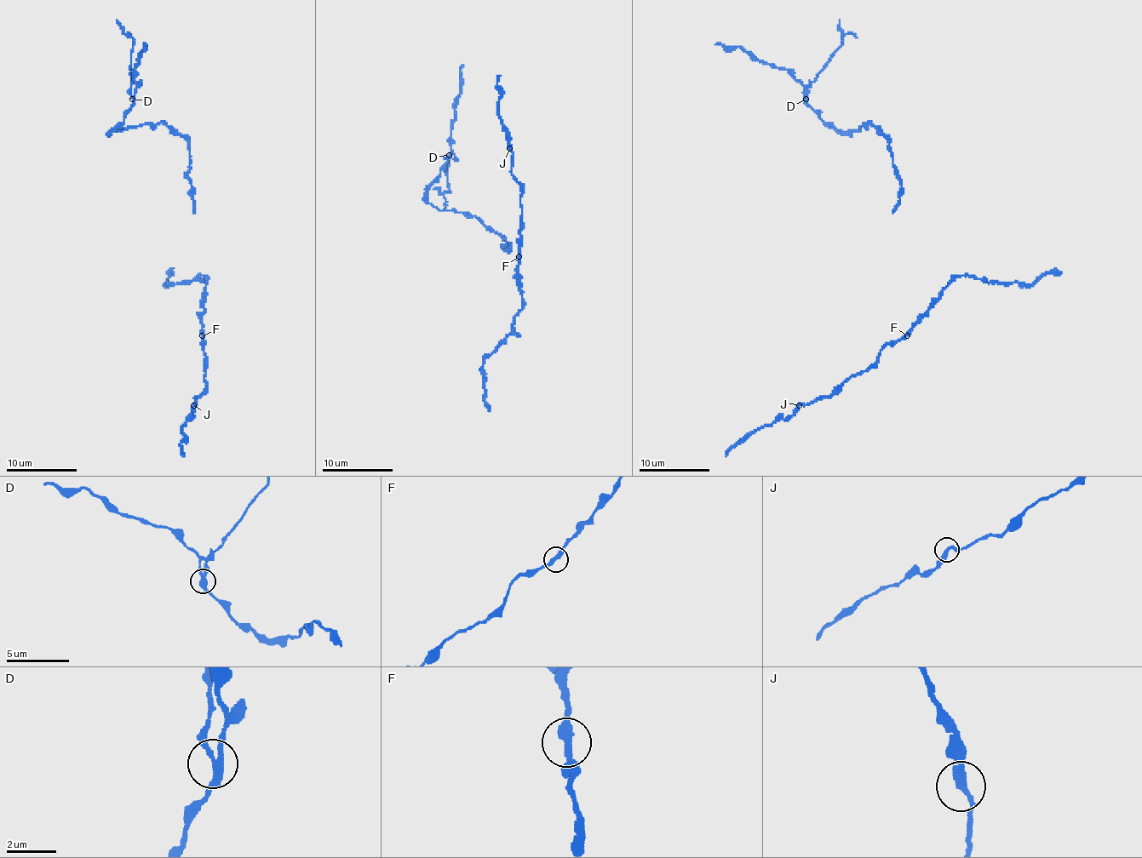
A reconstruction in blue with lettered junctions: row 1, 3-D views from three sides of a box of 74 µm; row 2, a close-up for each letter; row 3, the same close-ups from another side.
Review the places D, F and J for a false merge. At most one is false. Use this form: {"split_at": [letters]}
{"split_at": ["D"]}

